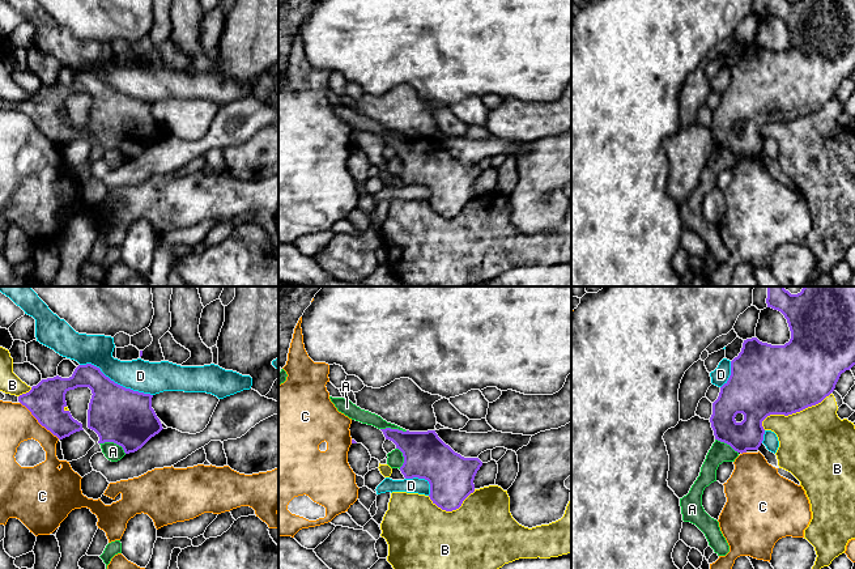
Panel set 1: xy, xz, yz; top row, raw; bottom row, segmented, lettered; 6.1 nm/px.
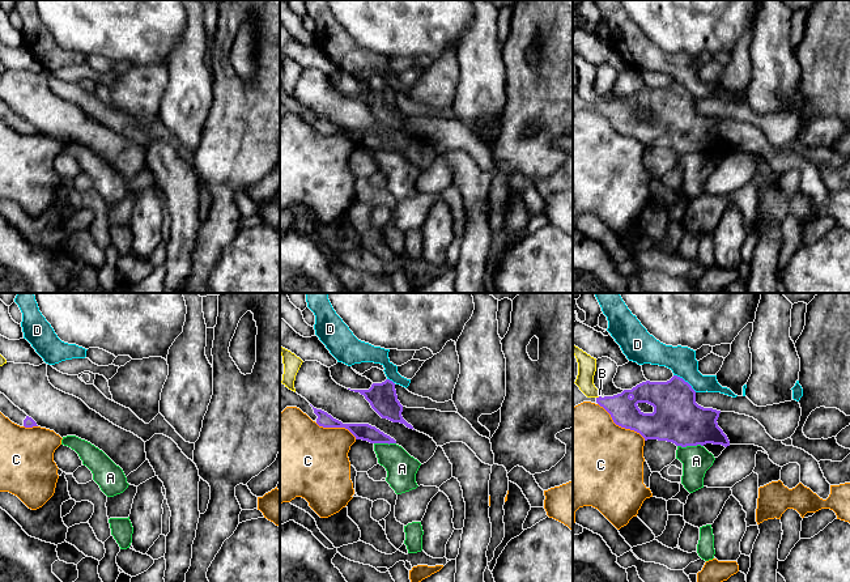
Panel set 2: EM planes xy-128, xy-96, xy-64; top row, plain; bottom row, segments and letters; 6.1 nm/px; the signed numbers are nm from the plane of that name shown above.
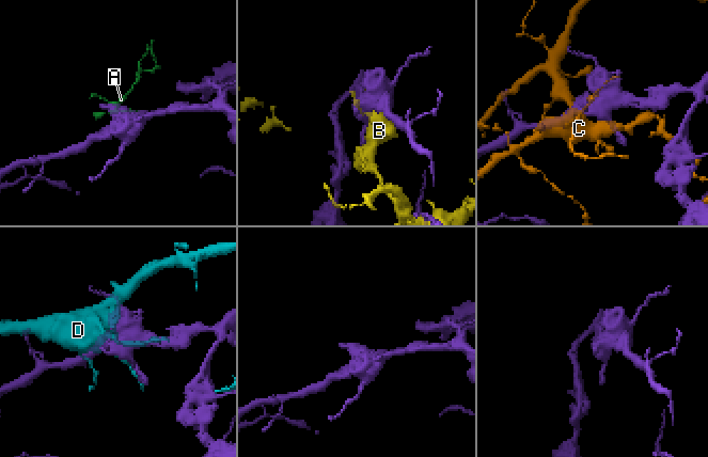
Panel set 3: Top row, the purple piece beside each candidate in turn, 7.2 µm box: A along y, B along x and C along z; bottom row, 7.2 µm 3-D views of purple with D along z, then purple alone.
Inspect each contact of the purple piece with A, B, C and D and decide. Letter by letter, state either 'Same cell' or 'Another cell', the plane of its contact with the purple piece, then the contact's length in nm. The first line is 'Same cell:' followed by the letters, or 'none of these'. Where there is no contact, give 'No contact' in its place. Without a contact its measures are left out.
Same cell: none of these
A: Another cell. Touches purple in xy. Shared border 180 nm
B: Another cell. Touches purple in yz. Shared border 480 nm
C: Another cell. Touches purple in xy. Shared border 340 nm
D: Another cell. Touches purple in xy. Shared border 480 nm

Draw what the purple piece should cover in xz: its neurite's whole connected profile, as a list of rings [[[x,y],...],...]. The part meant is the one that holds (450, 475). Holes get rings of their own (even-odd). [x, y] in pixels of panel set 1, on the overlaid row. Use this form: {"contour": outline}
{"contour": [[[380,429],[403,453],[400,467],[405,479],[425,479],[430,484],[430,500],[446,511],[456,510],[475,492],[475,476],[482,462],[464,458],[446,445],[435,433]]]}

